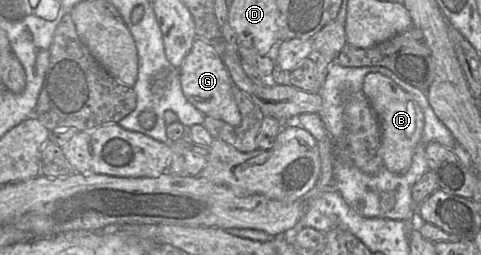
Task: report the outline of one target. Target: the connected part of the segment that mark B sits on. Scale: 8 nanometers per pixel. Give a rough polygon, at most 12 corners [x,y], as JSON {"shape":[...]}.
{"shape":[[380,73],[362,92],[380,122],[384,167],[405,174],[424,114]]}

